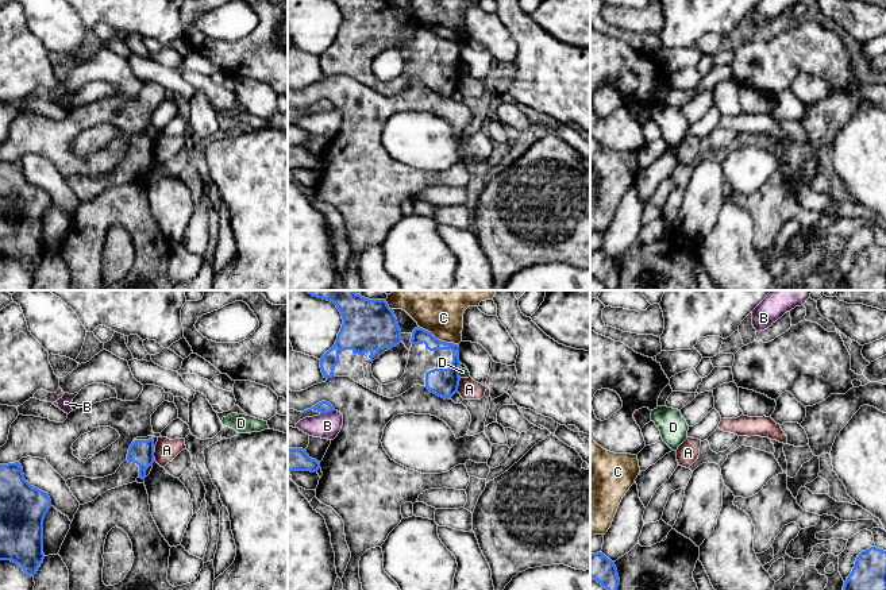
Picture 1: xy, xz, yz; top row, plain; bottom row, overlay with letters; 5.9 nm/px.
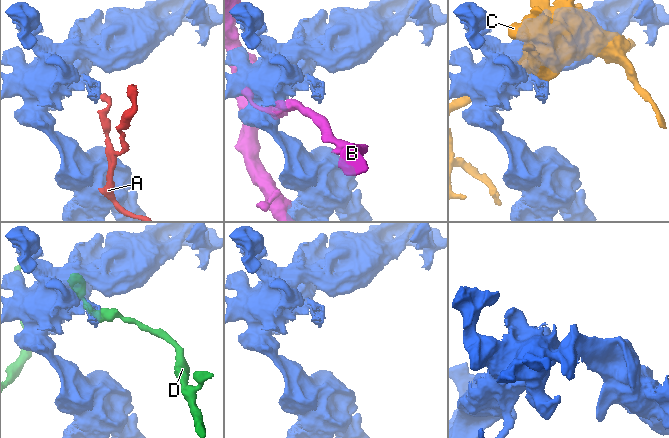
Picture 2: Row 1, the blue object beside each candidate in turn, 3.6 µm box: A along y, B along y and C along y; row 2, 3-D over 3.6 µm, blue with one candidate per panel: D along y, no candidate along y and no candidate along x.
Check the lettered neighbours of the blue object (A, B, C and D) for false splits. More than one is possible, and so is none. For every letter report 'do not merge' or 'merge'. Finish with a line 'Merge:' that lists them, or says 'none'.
A: do not merge
B: do not merge
C: do not merge
D: do not merge
Merge: none

